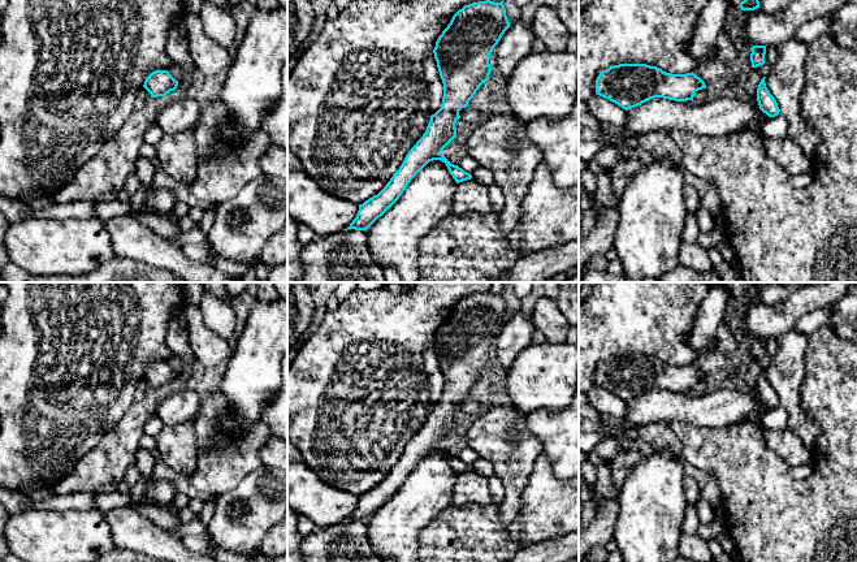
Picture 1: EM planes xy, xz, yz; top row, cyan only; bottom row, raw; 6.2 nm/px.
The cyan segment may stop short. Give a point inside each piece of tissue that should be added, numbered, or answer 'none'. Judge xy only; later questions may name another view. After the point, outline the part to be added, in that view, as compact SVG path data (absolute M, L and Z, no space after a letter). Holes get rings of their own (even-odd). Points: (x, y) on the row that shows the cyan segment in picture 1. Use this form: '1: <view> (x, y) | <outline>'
none

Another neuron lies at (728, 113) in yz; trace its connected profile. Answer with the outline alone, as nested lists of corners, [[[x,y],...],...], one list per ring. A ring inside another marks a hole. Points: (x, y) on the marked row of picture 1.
[[[726,94],[715,100],[675,101],[650,99],[627,111],[627,135],[646,135],[654,131],[684,130],[697,135],[719,137],[741,130],[759,113],[752,100]]]

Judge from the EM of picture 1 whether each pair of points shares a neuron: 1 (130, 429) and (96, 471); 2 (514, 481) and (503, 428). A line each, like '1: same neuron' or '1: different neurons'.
1: same neuron
2: same neuron

